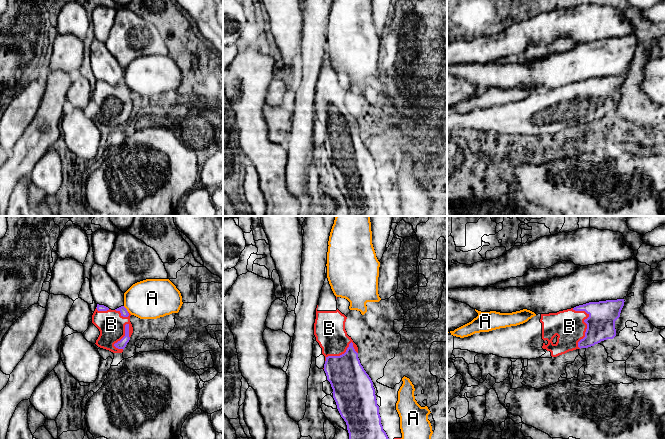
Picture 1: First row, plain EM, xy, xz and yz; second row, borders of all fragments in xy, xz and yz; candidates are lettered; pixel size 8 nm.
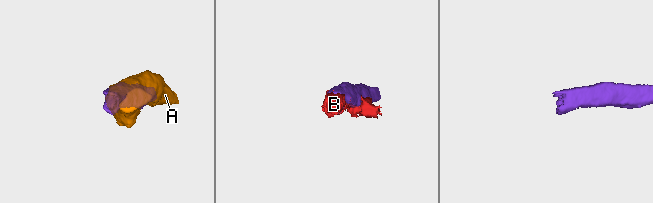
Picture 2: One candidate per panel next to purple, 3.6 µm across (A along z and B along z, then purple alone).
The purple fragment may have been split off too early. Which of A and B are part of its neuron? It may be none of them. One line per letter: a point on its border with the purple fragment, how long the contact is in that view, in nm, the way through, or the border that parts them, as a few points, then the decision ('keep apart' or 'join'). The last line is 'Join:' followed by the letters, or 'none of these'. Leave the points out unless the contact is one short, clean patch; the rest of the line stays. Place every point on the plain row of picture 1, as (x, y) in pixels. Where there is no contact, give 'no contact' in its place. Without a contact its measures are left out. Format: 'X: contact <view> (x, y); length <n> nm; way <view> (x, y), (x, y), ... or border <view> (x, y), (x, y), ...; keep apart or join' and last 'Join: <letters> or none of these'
A: contact xy (126, 85); length 60 nm; keep apart
B: contact yz (586, 99); length 340 nm; join
Join: B

